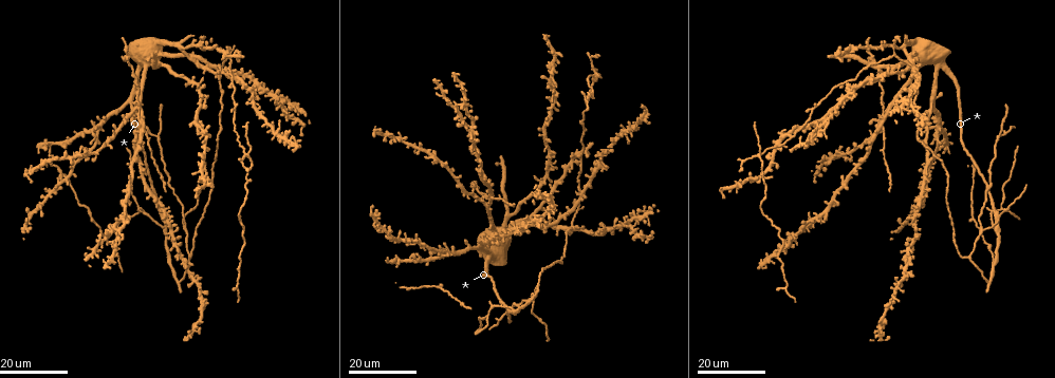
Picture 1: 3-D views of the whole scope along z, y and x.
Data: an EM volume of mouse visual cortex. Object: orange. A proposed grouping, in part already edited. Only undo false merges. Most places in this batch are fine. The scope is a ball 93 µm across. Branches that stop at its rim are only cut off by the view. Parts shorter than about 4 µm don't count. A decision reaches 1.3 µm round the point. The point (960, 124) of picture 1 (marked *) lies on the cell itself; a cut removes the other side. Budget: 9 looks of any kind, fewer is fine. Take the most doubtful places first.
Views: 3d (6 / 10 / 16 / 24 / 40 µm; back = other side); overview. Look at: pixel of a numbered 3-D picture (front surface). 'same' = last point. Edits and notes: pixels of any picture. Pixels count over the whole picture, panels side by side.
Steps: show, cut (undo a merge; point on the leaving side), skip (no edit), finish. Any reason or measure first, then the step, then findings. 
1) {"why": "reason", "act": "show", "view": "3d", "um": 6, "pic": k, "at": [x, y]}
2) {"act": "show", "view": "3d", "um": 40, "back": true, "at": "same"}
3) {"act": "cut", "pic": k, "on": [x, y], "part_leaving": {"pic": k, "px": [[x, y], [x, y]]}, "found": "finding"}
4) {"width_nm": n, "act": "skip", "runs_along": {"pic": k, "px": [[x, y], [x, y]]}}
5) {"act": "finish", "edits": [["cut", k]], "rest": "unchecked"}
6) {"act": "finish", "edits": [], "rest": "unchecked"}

{"why": "four arms meet", "act": "show", "view": "3d", "um": 16, "pic": 1, "at": [817, 131]}

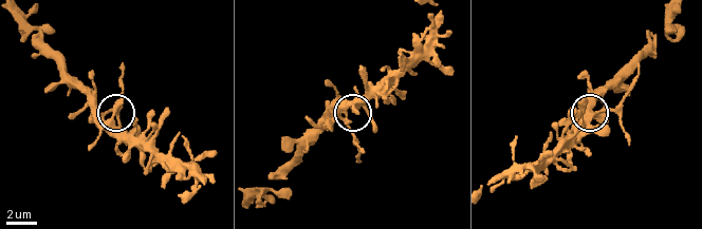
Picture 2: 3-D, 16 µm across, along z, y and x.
{"why": "zoom in", "act": "show", "view": "3d", "um": 10, "pic": 2, "at": [595, 116]}

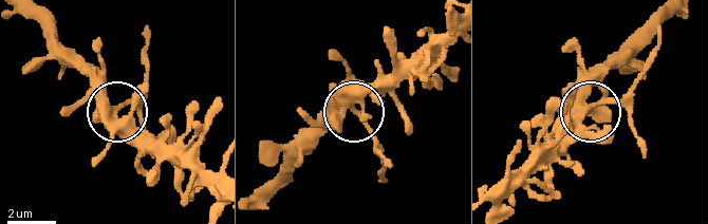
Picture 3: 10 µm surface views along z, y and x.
{"width_nm": 340, "act": "cut", "pic": 3, "on": [375, 135], "part_leaving": {"pic": 3, "px": [[590, 109], [630, 87], [658, 38], [656, 29]]}, "found": "a second cell is stuck on"}

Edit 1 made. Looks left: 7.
{"why": "arms part here", "act": "show", "view": "3d", "um": 16, "pic": 1, "at": [492, 197]}

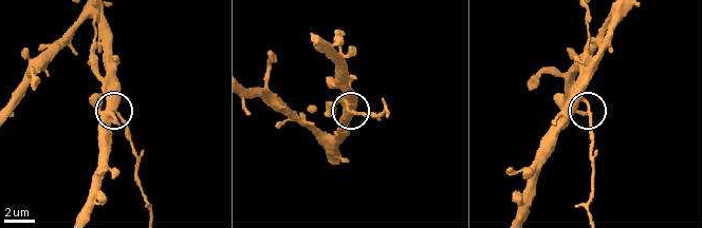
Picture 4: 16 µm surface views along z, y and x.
{"act": "show", "view": "3d", "um": 10, "pic": 4, "at": [582, 101]}

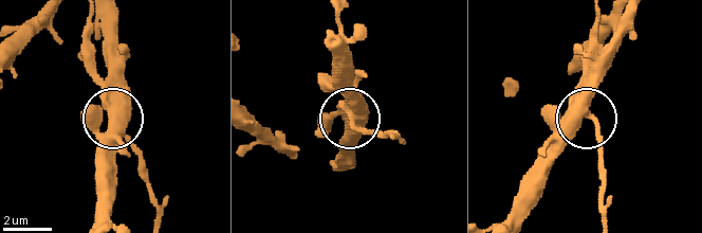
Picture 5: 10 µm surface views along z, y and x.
{"arms": 3, "act": "cut", "pic": 5, "on": [596, 132], "part_leaving": {"pic": 5, "px": [[107, 105], [89, 21]]}, "found": "a second cell is stuck on"}

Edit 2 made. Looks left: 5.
{"why": "four or more arms meet", "act": "show", "view": "3d", "um": 16, "pic": 1, "at": [249, 155]}

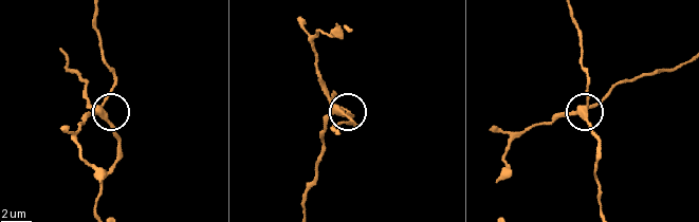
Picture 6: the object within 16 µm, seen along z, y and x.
{"act": "show", "view": "3d", "um": 6, "pic": 6, "at": [579, 112]}

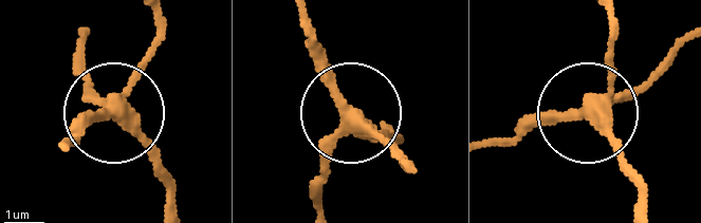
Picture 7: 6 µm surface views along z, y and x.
{"act": "cut", "pic": 7, "on": [154, 145], "part_leaving": {"pic": 7, "px": [[111, 110], [171, 207]]}, "found": "a second cell is stuck on"}

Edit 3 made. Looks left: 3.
{"why": "a fork", "act": "show", "view": "3d", "um": 24, "pic": 1, "at": [980, 230]}

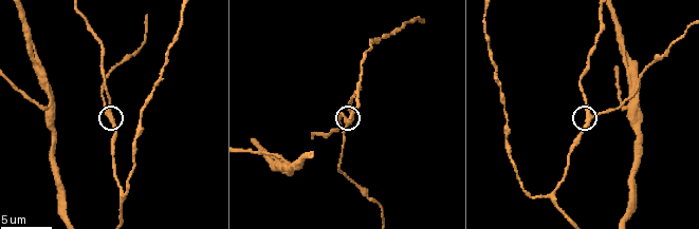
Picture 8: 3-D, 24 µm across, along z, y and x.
{"act": "show", "view": "3d", "um": 10, "pic": 8, "at": [590, 116]}

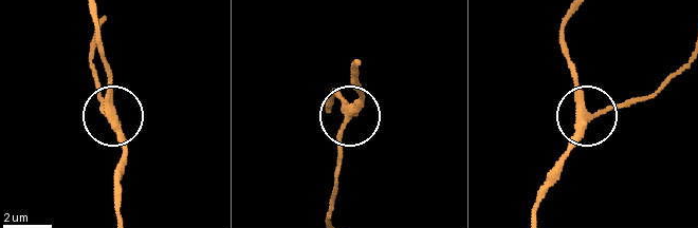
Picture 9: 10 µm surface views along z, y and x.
{"side_arm_um": 22, "act": "skip", "runs_along": {"pic": 9, "px": [[533, 211], [544, 181], [582, 120], [640, 102]]}, "found": "continuous, no second cell"}

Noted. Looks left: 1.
{"act": "finish", "edits": [["cut", 3], ["cut", 5], ["cut", 7]], "rest": "unchecked"}

